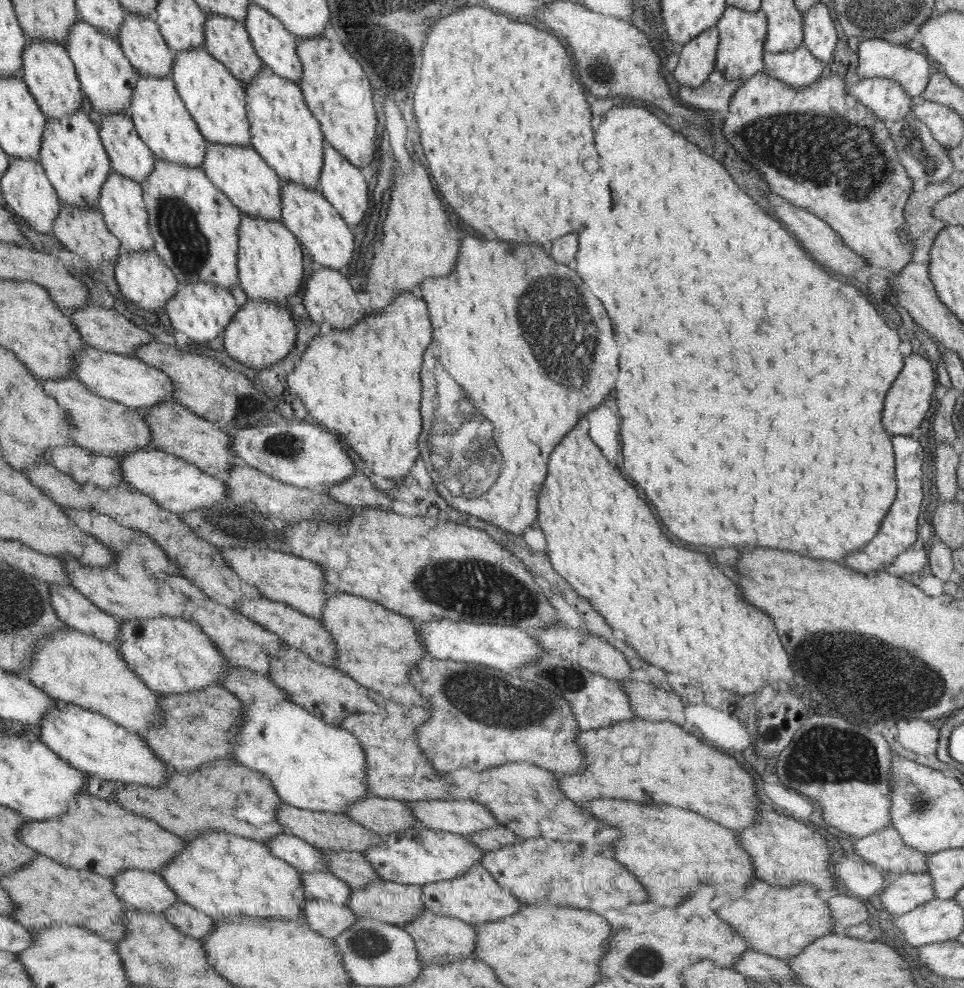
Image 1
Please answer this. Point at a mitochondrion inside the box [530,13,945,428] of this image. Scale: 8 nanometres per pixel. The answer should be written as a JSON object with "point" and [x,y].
{"point":[792,143]}

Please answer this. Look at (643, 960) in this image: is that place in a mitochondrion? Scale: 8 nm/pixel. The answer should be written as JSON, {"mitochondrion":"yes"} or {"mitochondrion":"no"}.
{"mitochondrion":"yes"}

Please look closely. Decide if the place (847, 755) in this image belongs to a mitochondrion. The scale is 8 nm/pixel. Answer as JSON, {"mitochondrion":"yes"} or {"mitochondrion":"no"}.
{"mitochondrion":"yes"}

